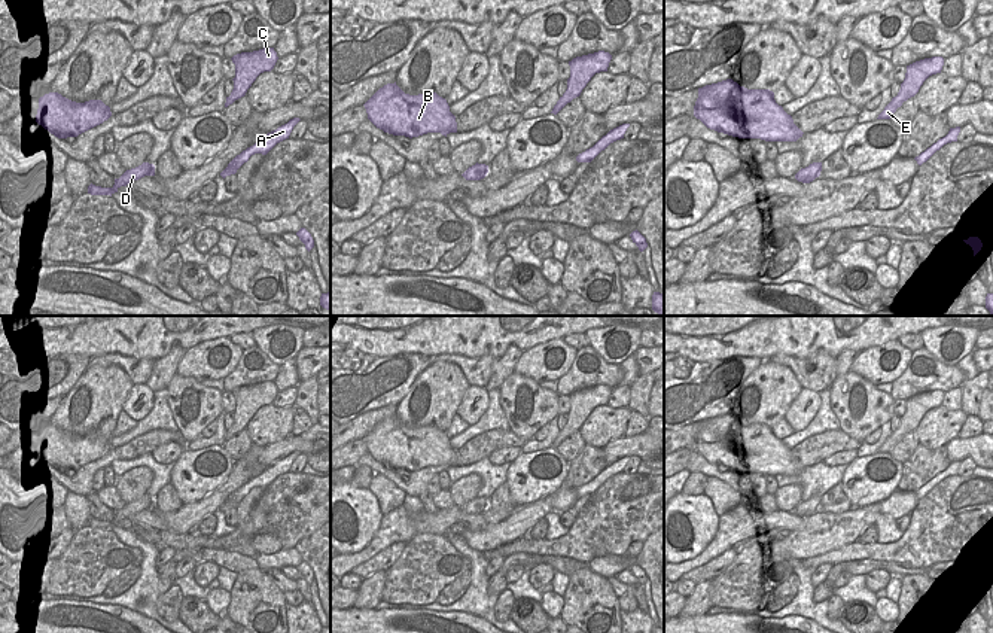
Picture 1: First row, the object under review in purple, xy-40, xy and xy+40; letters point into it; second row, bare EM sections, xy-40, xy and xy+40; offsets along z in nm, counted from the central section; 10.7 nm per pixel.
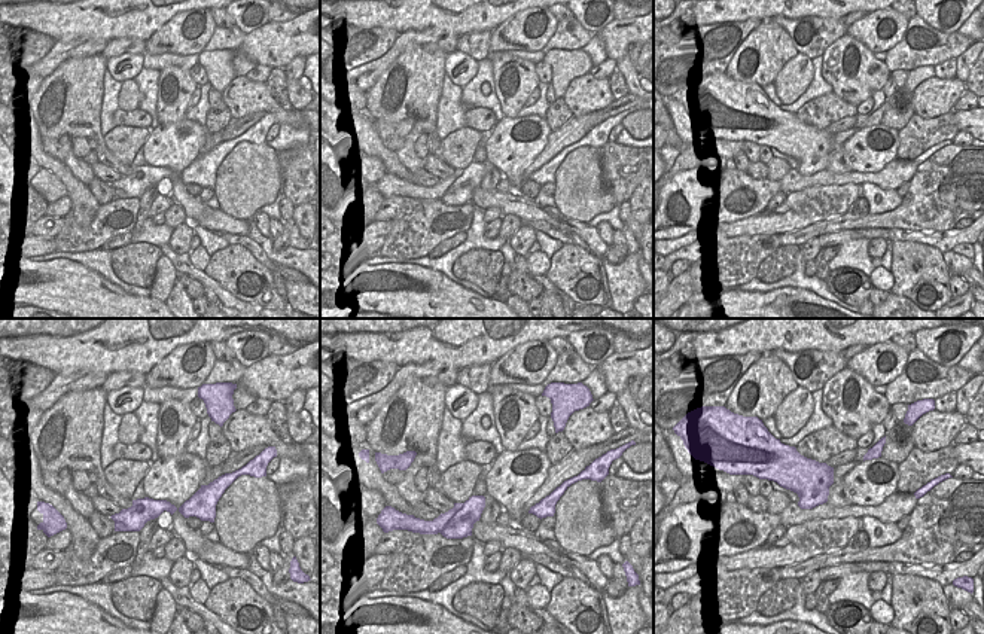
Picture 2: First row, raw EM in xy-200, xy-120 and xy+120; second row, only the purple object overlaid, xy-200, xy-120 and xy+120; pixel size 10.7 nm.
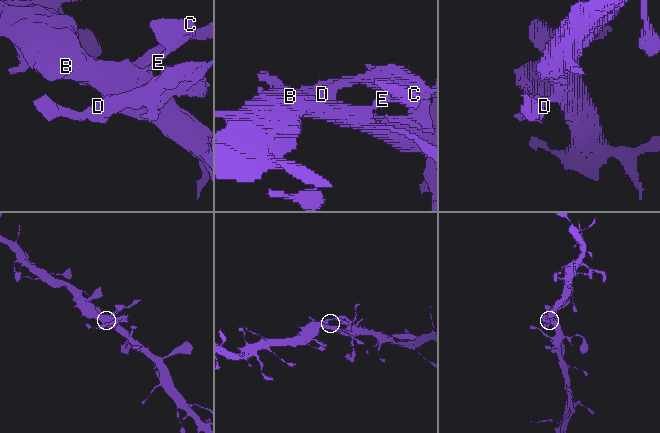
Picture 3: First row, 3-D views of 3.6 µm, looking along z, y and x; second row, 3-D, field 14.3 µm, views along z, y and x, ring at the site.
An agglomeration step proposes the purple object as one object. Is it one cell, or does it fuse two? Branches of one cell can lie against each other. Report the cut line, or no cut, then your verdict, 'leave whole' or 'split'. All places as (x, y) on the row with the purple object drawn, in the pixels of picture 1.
cut xy-40 (139, 166), (154, 175); split

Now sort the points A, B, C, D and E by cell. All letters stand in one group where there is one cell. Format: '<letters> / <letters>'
A D / B C E

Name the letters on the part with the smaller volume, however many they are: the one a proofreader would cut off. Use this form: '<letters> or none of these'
A, D

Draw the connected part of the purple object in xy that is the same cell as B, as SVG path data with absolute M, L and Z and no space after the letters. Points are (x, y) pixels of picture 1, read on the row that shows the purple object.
M387 83L365 104L368 119L384 133L418 137L427 133L448 136L457 133L456 116L445 98L436 92L405 94L397 85Z

